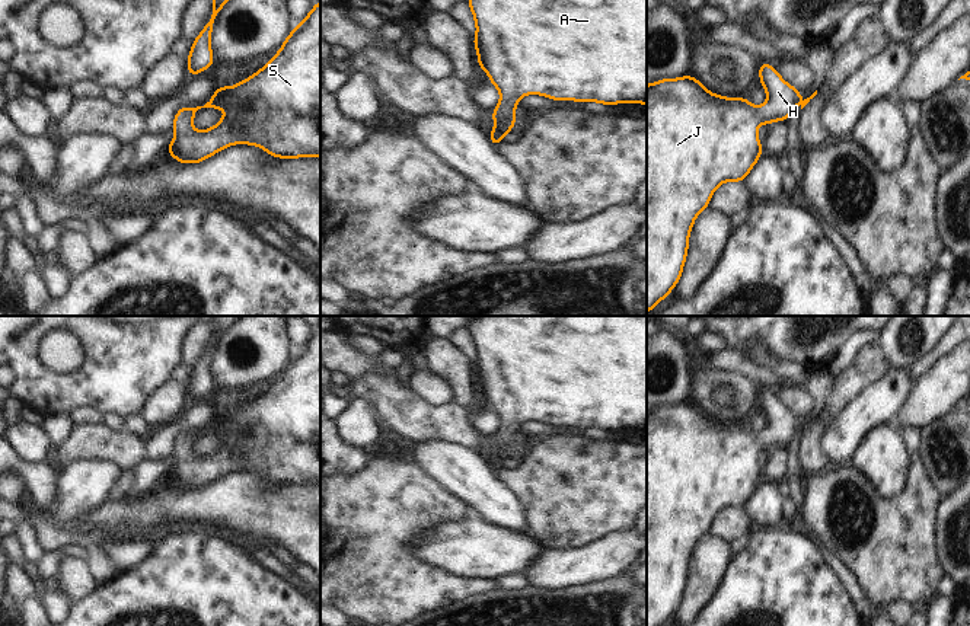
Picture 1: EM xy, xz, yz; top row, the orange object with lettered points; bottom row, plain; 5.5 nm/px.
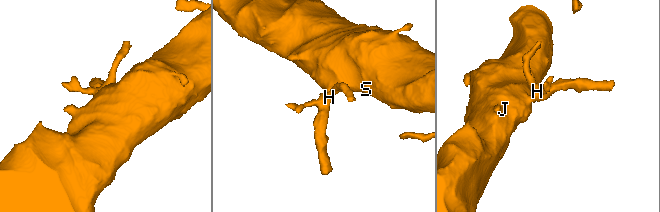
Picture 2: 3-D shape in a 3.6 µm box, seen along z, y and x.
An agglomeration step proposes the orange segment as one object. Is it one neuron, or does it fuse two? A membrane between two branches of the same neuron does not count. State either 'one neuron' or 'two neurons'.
one neuron

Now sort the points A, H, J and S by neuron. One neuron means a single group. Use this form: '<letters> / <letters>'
A H J S

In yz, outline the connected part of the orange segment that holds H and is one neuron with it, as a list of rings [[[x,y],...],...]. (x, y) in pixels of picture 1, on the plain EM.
[[[759,389],[760,412],[768,427],[753,432],[749,424],[724,424],[711,419],[693,402],[661,405],[647,411],[647,626],[664,626],[677,611],[689,575],[689,560],[701,537],[709,533],[711,523],[722,508],[743,508],[763,480],[757,464],[760,448],[768,453],[786,447],[800,429],[801,435],[817,421],[817,416],[801,427],[801,415],[788,411],[769,389]]]

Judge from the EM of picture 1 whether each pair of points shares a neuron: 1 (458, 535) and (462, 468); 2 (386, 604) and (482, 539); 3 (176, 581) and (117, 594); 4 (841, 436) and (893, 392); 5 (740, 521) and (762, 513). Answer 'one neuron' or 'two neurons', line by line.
1: two neurons
2: two neurons
3: one neuron
4: one neuron
5: two neurons

